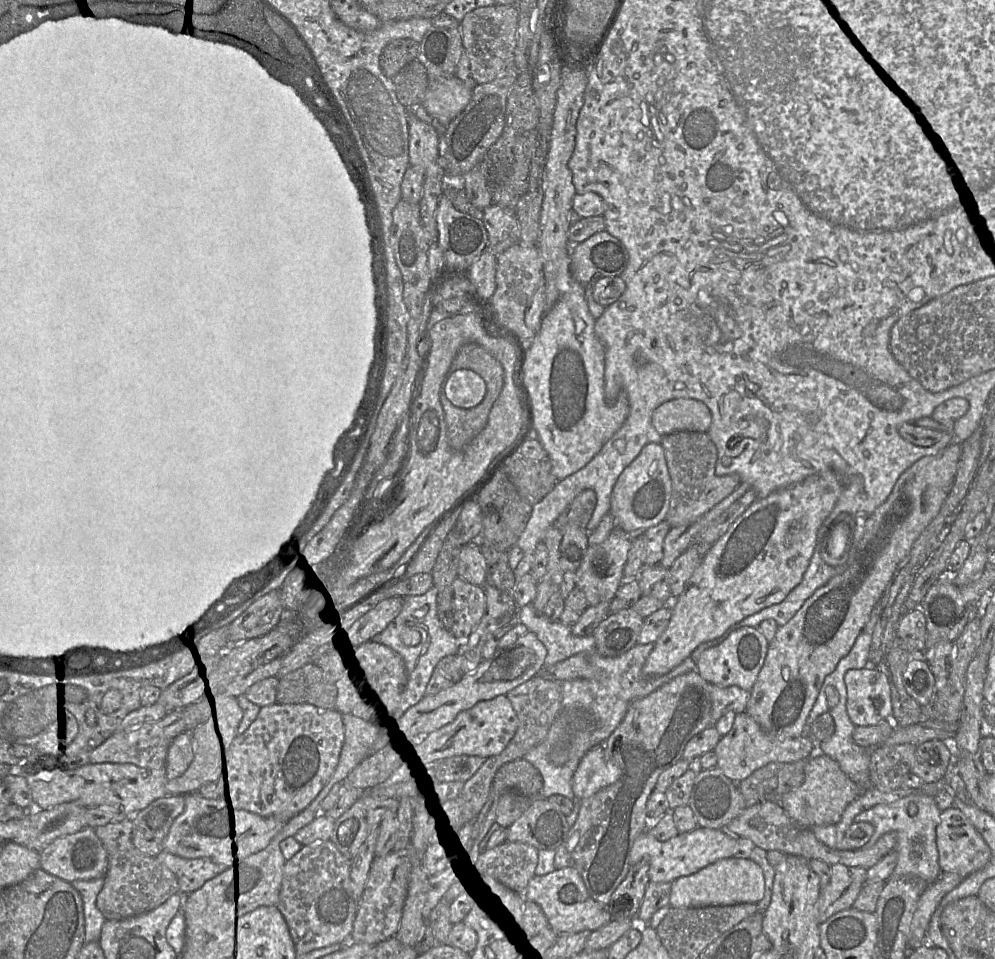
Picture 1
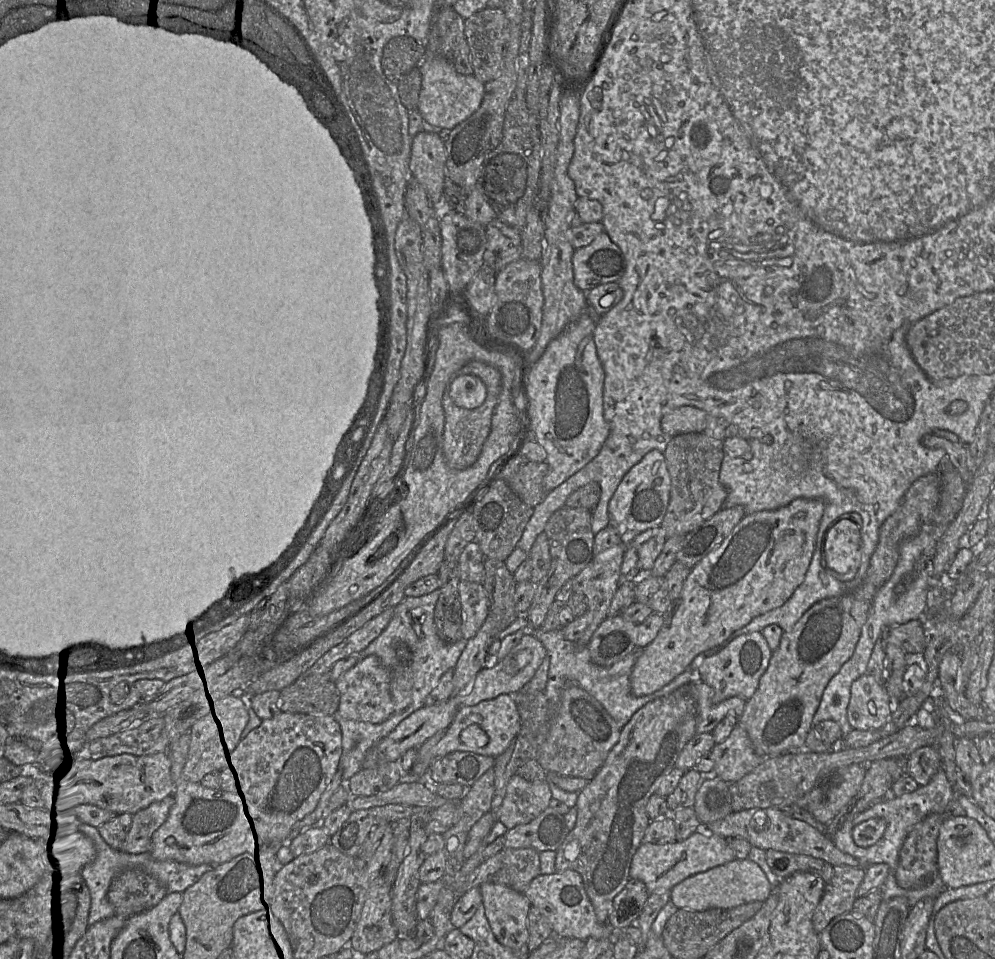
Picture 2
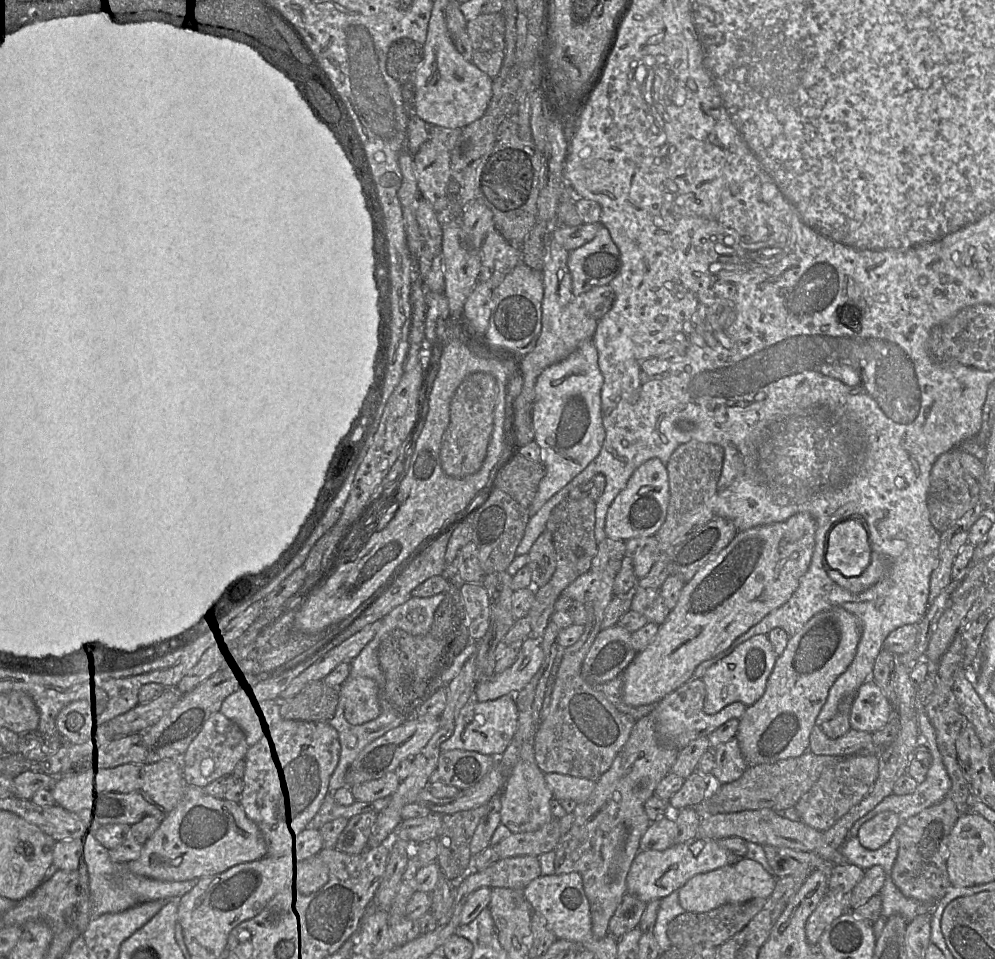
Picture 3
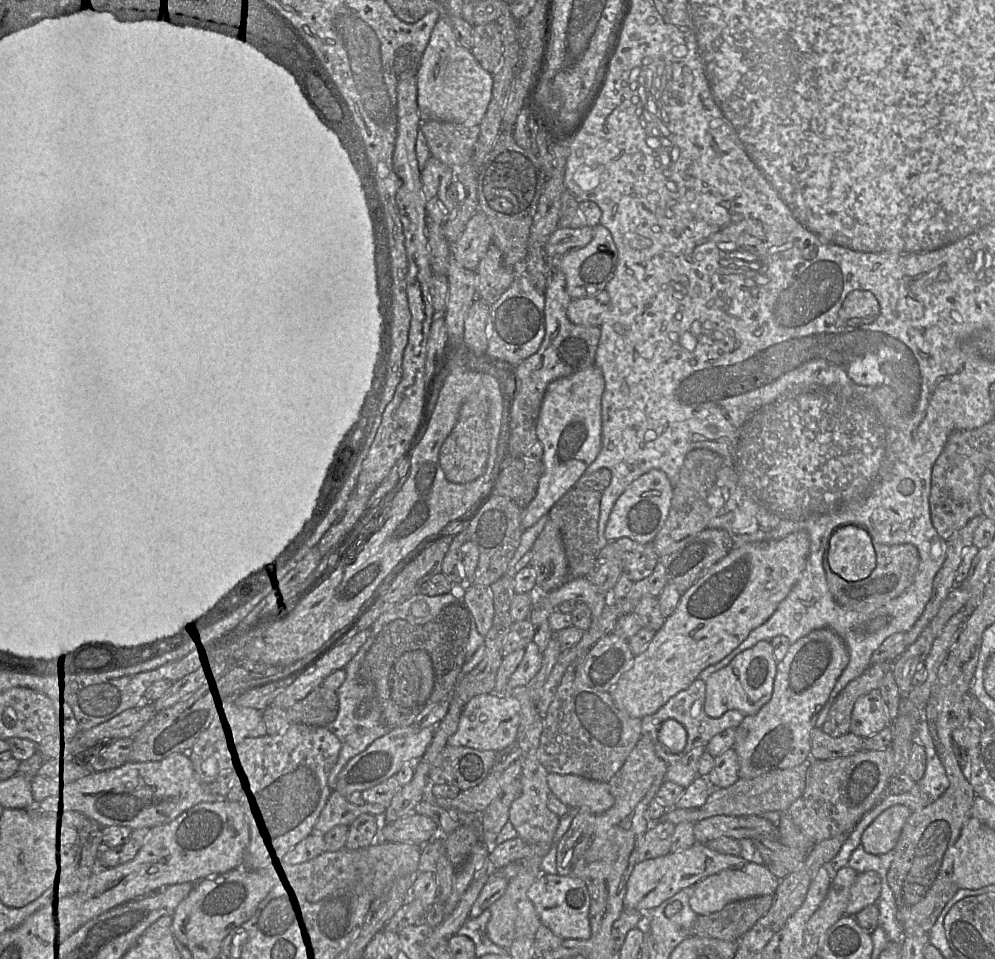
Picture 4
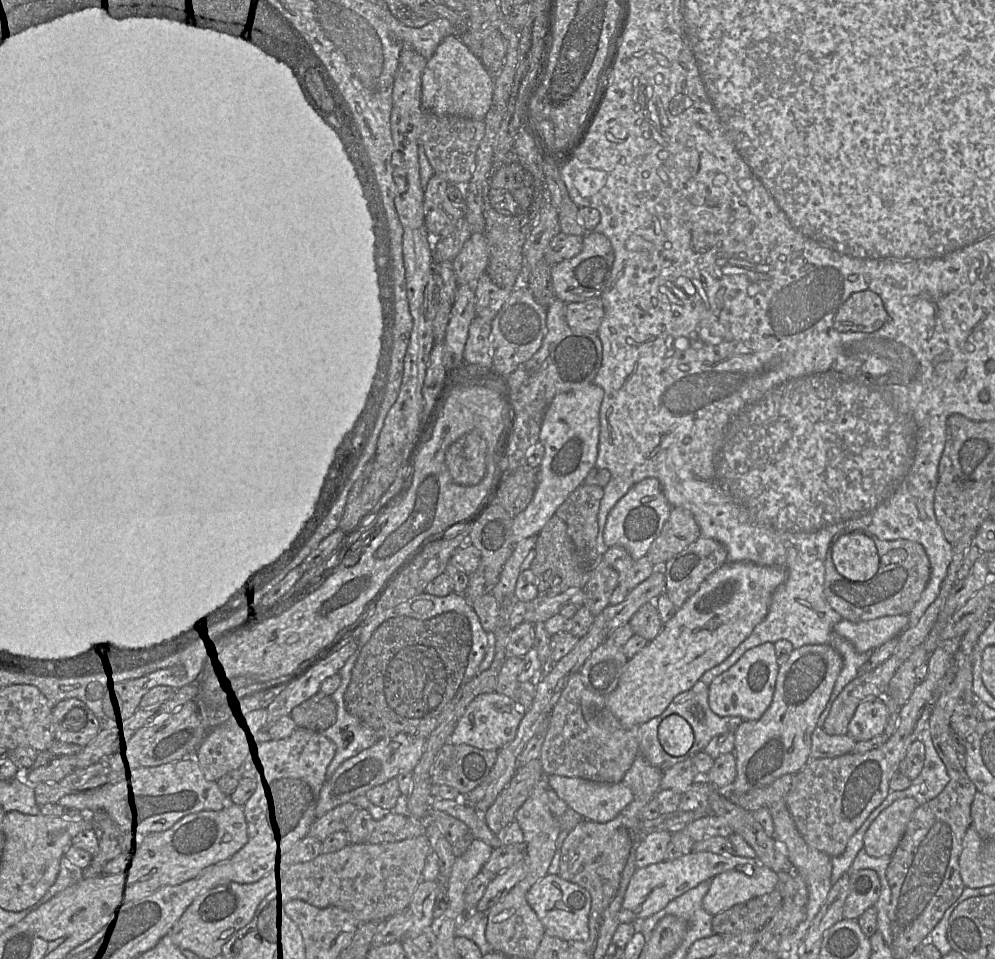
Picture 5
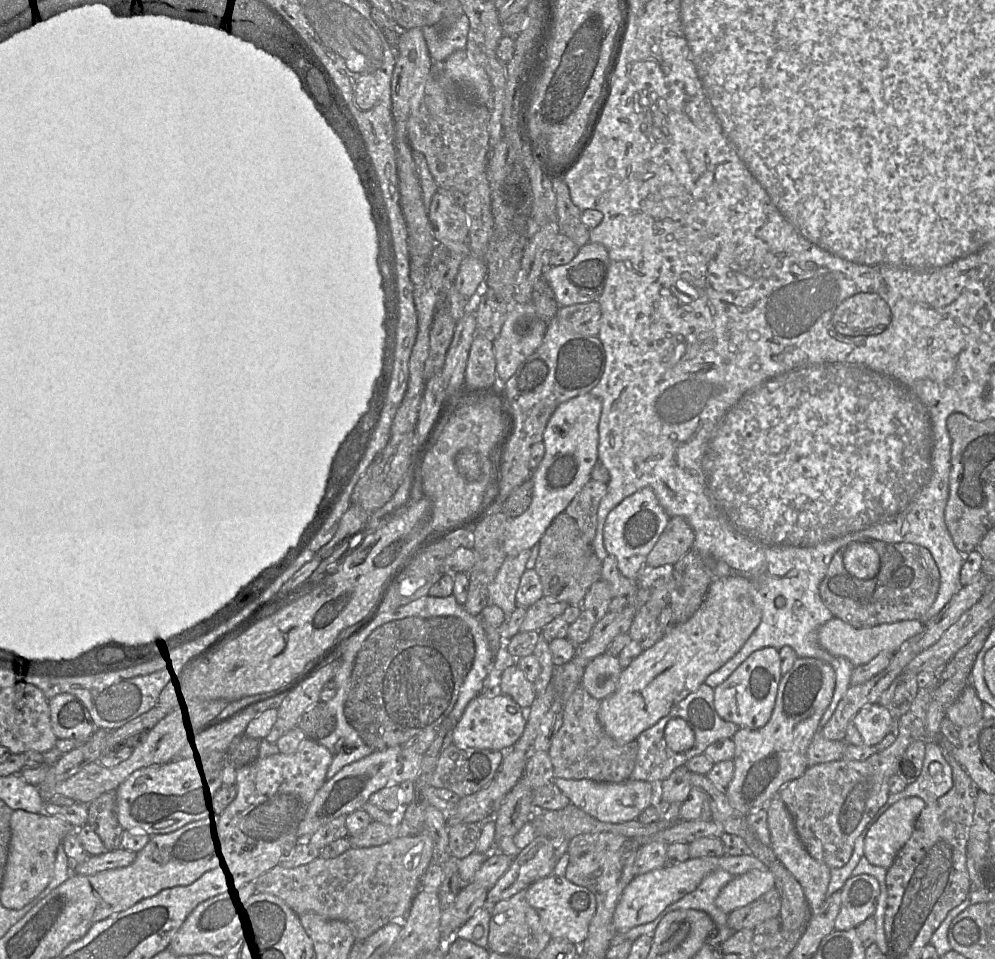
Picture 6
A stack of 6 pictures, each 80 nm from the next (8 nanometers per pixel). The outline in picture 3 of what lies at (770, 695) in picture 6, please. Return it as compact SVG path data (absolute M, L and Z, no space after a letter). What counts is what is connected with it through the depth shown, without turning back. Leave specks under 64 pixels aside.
M759 634L746 640L709 667L701 678L706 685L705 713L716 714L734 702L742 702L747 707L756 703L765 692L777 657L768 635Z

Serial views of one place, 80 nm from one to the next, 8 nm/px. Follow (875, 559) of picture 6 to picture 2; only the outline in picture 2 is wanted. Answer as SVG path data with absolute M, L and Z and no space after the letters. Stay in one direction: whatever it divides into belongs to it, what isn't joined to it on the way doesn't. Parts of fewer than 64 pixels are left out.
M849 518L833 524L824 539L824 556L827 567L840 574L857 571L861 563L860 526Z

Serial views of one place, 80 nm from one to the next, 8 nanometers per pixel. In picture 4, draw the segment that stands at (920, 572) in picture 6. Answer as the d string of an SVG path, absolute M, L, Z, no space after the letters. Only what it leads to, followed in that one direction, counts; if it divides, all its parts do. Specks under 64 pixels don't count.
M873 541L873 546L876 552L876 567L867 578L859 581L847 581L834 573L828 562L828 551L824 553L823 566L828 587L837 603L844 608L871 613L900 596L914 581L920 563L919 552L914 545L885 545Z

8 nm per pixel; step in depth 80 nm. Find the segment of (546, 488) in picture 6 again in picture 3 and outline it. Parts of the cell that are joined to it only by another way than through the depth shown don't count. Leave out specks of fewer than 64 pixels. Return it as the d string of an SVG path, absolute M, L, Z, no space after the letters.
M593 339L583 342L567 358L547 367L539 375L535 384L532 421L534 441L543 450L546 474L527 508L530 517L600 453L606 436L601 409L603 383Z

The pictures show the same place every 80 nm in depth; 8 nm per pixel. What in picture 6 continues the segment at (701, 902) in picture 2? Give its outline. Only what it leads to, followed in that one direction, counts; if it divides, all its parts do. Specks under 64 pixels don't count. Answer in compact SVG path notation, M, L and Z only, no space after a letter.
M751 870L734 876L720 891L716 906L725 913L746 906L773 889L775 877L770 870Z

